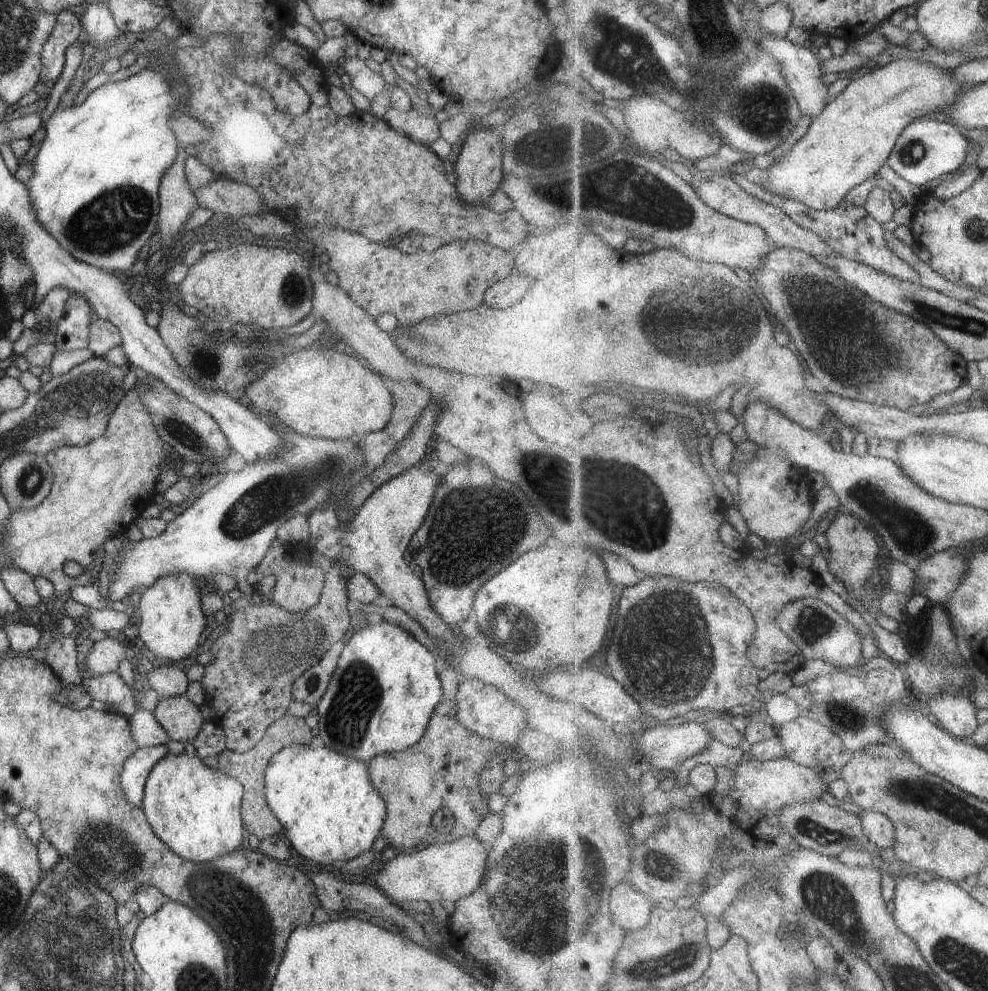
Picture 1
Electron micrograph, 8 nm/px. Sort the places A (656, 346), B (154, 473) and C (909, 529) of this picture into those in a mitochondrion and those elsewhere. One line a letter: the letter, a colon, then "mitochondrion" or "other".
A: mitochondrion
B: other
C: mitochondrion

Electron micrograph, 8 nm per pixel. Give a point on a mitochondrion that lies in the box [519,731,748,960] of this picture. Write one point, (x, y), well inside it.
(677, 869)

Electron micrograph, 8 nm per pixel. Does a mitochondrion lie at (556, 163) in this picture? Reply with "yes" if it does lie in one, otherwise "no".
yes

